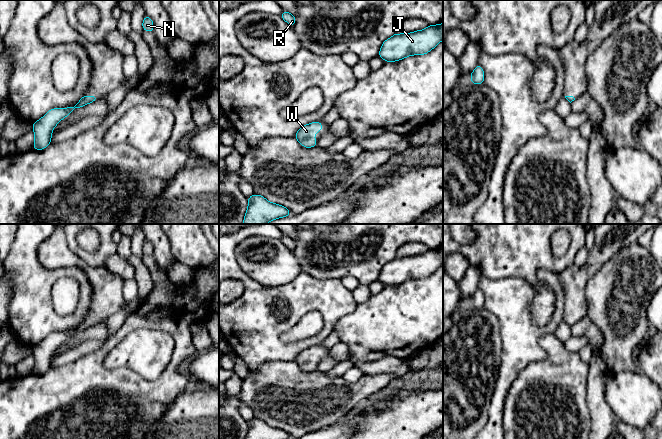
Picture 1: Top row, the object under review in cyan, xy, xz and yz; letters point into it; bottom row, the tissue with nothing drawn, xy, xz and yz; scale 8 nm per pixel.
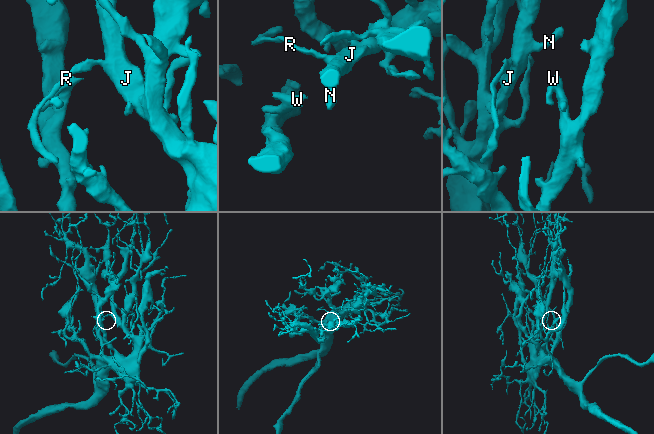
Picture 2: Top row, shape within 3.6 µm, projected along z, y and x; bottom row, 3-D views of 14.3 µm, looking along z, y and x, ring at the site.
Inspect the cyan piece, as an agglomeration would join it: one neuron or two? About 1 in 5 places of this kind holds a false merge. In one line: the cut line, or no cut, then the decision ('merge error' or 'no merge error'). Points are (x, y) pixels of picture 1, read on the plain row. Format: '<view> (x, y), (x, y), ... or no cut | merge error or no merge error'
no cut | no merge error

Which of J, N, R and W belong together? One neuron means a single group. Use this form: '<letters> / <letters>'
J N R W

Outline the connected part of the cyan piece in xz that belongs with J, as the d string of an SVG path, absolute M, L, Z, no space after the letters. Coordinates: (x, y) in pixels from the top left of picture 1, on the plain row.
M443 247L429 249L424 254L397 258L386 263L379 275L379 281L386 286L402 284L411 279L425 279L443 264Z

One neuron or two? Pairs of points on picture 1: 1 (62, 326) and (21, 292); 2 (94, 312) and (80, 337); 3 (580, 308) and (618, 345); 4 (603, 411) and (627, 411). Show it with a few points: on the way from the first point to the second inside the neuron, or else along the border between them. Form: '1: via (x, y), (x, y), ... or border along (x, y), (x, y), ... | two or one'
1: via (52, 322), (31, 302) | one
2: border along (106, 319), (73, 333), (65, 341) | two
3: border along (584, 291), (587, 315) | two
4: border along (604, 389), (605, 401), (617, 420) | two

